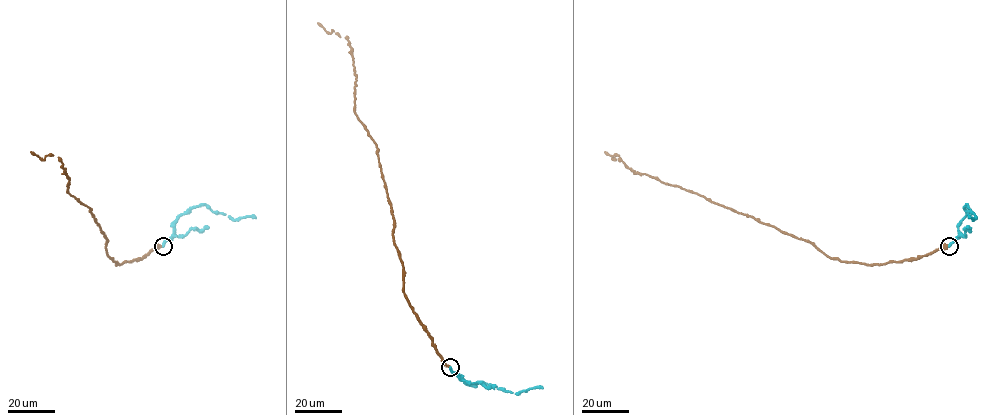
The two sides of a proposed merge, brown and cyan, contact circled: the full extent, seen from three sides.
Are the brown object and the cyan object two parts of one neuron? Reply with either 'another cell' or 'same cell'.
same cell

